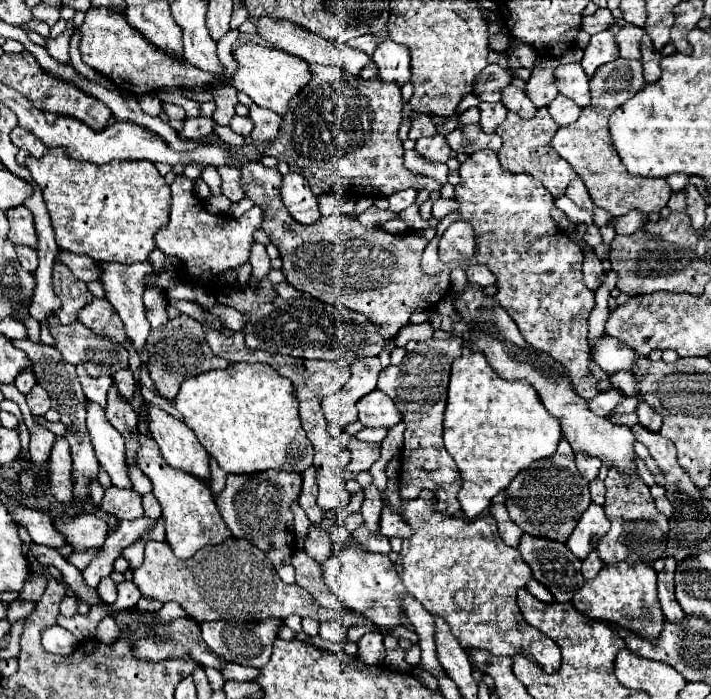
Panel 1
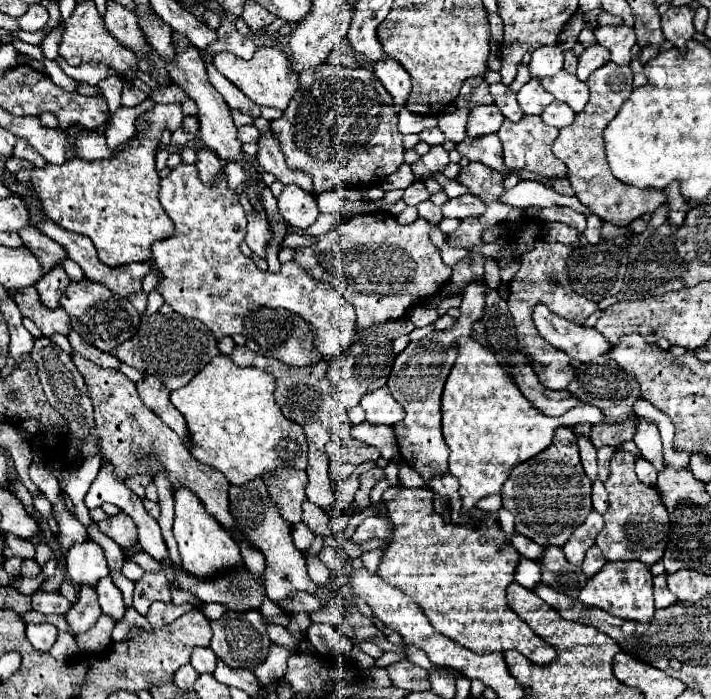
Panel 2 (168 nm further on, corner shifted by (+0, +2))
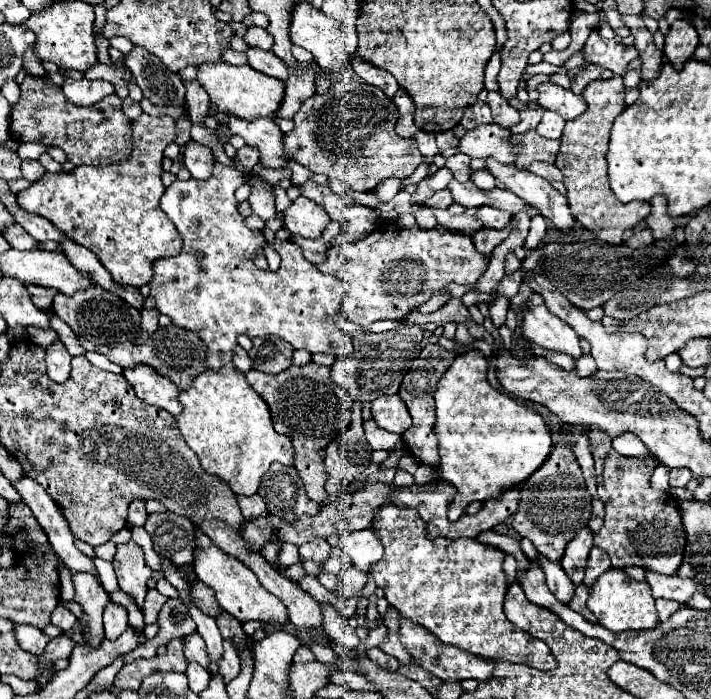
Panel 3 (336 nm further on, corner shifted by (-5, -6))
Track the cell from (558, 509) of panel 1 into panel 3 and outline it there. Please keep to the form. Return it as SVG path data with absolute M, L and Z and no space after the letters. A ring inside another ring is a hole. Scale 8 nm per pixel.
M557 443L551 449L549 459L525 479L521 487L521 501L517 513L513 515L513 529L529 539L539 553L543 553L551 561L561 561L565 547L579 529L587 527L591 519L591 495L585 487L585 479L581 467L573 455L571 445Z

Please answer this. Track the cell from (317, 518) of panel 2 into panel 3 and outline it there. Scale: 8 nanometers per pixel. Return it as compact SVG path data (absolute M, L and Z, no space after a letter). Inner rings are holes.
M315 537L311 543L303 543L299 547L299 555L307 561L307 559L313 559L313 561L325 561L329 557L329 543L325 539L319 539Z

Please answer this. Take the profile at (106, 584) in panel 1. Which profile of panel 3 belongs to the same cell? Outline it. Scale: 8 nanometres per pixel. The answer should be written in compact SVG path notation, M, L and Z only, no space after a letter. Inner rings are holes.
M109 603L103 611L103 625L105 625L105 637L117 639L129 625L127 621L127 609L119 603Z

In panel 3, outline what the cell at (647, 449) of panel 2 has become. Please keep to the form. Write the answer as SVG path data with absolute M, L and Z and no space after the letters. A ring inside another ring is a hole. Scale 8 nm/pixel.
M673 468L669 471L669 485L671 487L687 487L693 479L693 473L687 468Z

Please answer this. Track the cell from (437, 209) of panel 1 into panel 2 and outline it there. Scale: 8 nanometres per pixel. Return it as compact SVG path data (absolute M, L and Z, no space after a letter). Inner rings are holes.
M472 193L450 199L446 205L442 205L442 213L444 217L456 217L456 219L466 219L466 217L474 217L474 215L484 215L484 203L474 197Z

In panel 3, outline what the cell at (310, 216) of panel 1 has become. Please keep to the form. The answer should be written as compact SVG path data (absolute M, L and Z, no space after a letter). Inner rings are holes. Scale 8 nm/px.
M297 197L287 209L285 209L285 227L299 237L305 239L317 239L321 237L321 231L327 227L331 219L327 213L313 201Z

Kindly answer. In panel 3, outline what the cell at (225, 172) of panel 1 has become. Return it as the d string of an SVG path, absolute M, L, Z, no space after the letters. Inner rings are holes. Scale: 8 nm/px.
M191 141L185 147L183 163L191 171L193 179L205 181L207 177L211 177L211 171L215 167L215 155L213 155L213 151L209 151L209 147Z

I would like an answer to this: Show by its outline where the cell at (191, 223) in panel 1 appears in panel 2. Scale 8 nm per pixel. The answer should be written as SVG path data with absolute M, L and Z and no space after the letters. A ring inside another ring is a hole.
M180 163L176 169L170 171L168 177L160 181L160 203L166 211L166 215L174 221L176 231L170 239L156 241L152 245L150 255L150 267L158 273L158 285L156 291L164 297L164 301L180 315L200 319L220 341L226 335L242 333L242 323L248 313L254 309L288 309L294 315L300 315L312 333L314 347L324 357L336 357L344 353L356 337L354 325L356 325L356 313L354 307L328 283L316 281L312 275L308 275L296 261L284 263L284 269L278 273L260 271L252 259L244 257L240 251L240 243L246 237L246 213L238 201L238 193L228 187L226 173L218 173L214 185L204 185L198 179L198 171L194 165Z

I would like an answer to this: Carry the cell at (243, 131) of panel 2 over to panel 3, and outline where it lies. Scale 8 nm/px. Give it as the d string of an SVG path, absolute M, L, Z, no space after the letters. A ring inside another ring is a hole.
M245 145L245 147L241 147L241 149L237 151L237 161L243 165L245 171L251 171L253 165L259 161L259 151L255 151L255 147Z

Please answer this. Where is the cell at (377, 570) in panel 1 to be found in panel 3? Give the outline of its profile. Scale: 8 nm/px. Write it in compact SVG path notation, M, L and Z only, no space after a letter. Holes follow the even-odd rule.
M401 617L399 619L399 641L403 643L403 647L407 651L411 651L411 657L415 661L421 663L423 669L427 669L429 673L433 673L435 677L443 679L443 681L463 681L463 679L475 679L479 683L487 683L493 679L493 669L495 669L495 661L487 661L487 659L479 659L475 655L469 655L467 651L459 651L459 647L451 647L445 643L439 643L439 639L435 639L435 635L431 635L431 631L427 631L425 627L421 627L419 623Z

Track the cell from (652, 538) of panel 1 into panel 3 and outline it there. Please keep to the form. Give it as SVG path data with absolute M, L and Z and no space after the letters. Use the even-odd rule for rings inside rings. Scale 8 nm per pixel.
M615 449L609 451L603 471L603 487L609 493L609 501L605 503L605 523L595 533L595 545L609 553L615 569L637 565L655 573L675 575L683 559L683 523L677 501L651 489L649 477L655 467L657 461L653 457L639 459L619 455Z

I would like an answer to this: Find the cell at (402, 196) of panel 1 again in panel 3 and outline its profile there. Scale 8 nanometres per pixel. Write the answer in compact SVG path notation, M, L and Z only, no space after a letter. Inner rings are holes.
M449 189L435 191L435 195L427 199L427 205L431 205L431 207L449 207L451 203L453 203L453 199L451 199L451 193L449 193Z

